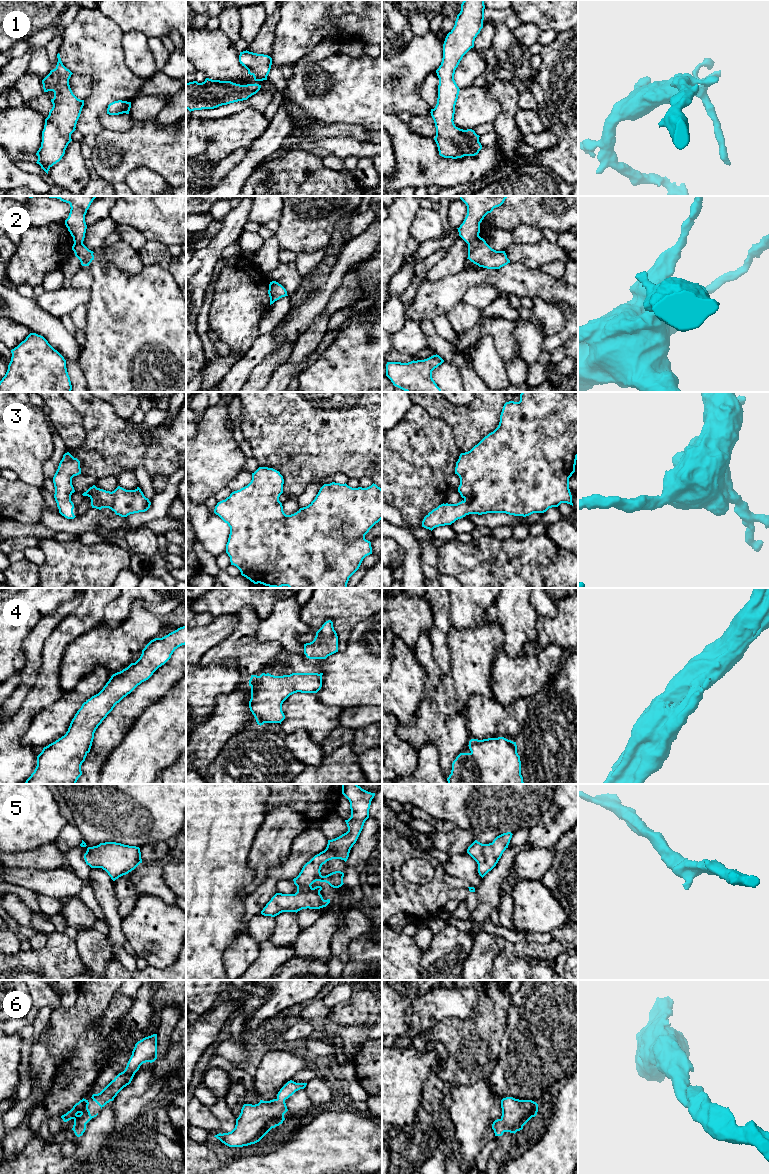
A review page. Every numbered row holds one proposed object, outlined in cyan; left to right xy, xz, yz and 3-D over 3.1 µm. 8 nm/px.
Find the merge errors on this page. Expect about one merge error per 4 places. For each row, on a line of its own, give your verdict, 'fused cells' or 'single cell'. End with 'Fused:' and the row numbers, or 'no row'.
1: single cell
2: fused cells
3: single cell
4: single cell
5: single cell
6: single cell
Fused: 2

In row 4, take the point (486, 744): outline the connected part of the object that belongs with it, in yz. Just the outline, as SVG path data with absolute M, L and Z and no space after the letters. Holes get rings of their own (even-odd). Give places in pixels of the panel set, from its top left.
M504 737L469 741L470 753L460 753L452 763L448 784L524 784L516 742Z

